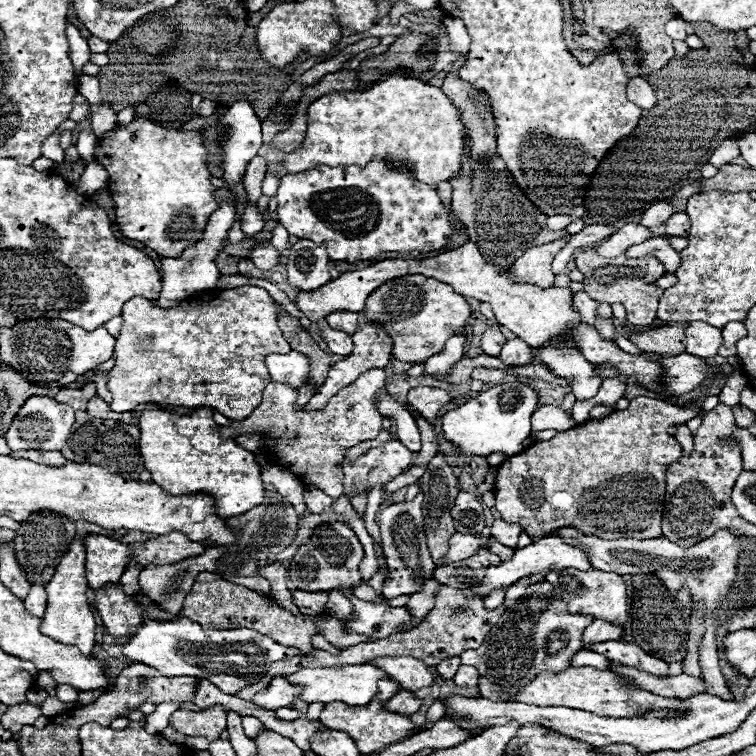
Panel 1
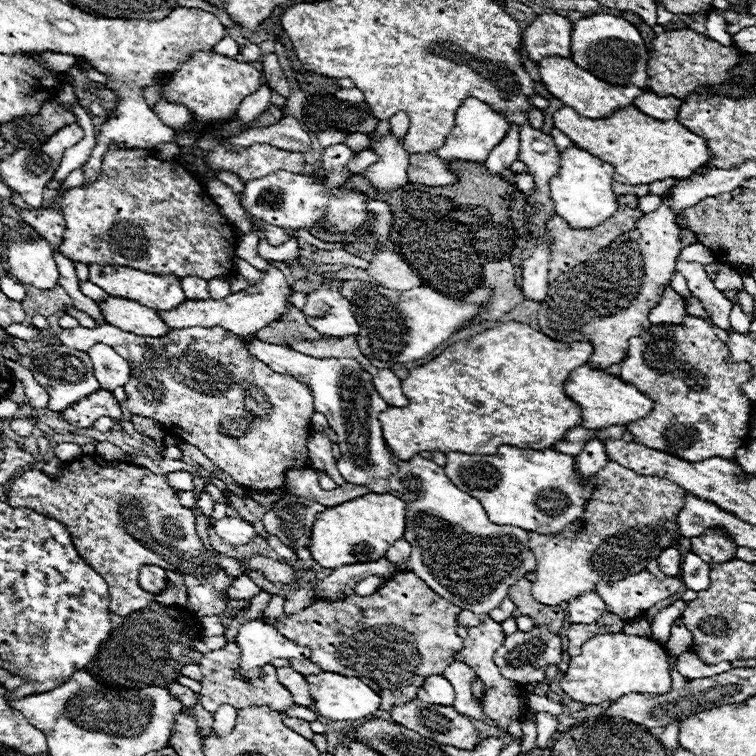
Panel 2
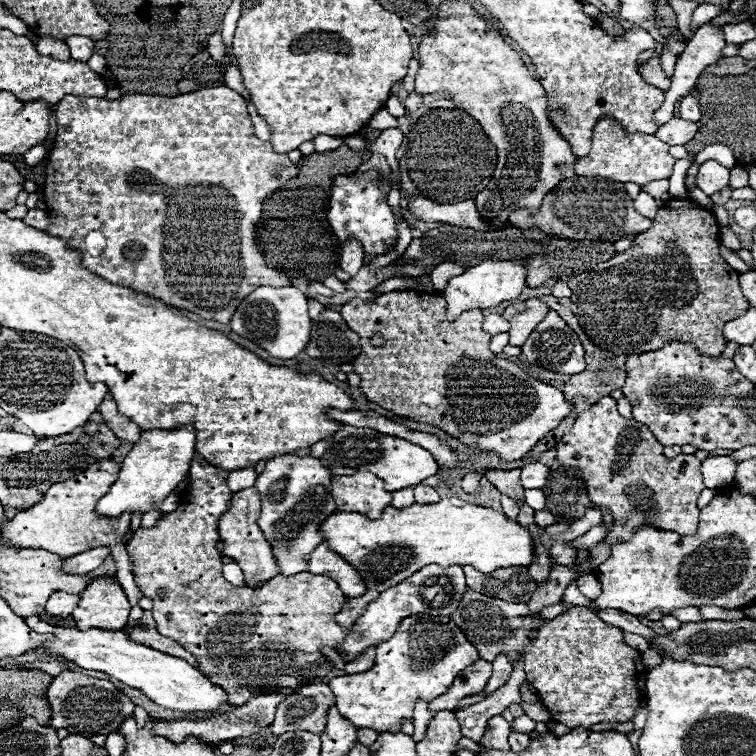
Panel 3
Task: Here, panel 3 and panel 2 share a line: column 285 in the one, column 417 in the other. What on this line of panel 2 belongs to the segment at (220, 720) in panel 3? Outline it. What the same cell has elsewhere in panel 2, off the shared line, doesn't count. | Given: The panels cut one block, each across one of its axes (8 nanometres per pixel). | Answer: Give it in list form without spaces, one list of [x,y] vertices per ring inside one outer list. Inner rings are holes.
[[[428,676],[422,688],[418,688],[416,694],[418,700],[424,700],[428,704],[440,704],[440,706],[452,706],[454,704],[454,690],[452,684],[444,676]]]

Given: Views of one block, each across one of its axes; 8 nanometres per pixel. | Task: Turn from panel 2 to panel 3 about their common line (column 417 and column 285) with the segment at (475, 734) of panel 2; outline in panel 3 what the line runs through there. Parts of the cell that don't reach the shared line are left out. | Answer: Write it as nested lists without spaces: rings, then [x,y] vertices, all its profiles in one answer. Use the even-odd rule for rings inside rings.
[[[304,684],[296,694],[278,704],[270,732],[280,736],[284,732],[304,728],[320,734],[326,726],[328,708],[336,704],[334,700],[336,696],[332,696],[328,684]]]

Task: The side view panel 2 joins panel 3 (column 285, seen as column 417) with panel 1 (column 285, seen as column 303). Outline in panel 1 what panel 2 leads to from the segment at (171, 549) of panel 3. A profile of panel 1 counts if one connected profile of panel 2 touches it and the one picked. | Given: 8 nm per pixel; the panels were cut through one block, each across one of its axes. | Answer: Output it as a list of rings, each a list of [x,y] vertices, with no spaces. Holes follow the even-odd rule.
[[[200,572],[196,576],[196,582],[192,586],[192,592],[186,596],[184,606],[182,606],[182,616],[198,622],[202,628],[216,628],[216,630],[232,630],[232,628],[250,628],[260,634],[270,636],[272,640],[300,648],[302,652],[310,652],[310,636],[318,632],[312,622],[306,622],[298,616],[292,616],[288,610],[280,608],[272,598],[262,596],[254,590],[248,590],[246,586],[232,584],[224,580],[218,574],[212,572]]]

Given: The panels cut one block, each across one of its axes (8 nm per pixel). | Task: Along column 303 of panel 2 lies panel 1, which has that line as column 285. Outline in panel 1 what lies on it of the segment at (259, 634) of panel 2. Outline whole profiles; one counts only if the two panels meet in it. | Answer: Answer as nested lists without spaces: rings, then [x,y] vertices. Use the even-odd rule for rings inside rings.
[[[180,618],[174,622],[146,620],[144,628],[136,632],[126,644],[124,654],[132,662],[144,662],[156,668],[164,676],[196,676],[206,678],[218,686],[224,694],[234,696],[242,688],[256,684],[270,668],[272,662],[288,660],[298,650],[282,646],[268,636],[262,636],[248,628],[236,630],[204,630],[198,622]]]

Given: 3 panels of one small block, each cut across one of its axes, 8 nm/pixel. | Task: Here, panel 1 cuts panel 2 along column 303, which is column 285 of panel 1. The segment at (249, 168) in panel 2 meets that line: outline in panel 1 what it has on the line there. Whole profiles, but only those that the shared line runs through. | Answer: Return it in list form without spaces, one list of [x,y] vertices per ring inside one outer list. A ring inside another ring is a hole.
[[[388,78],[374,84],[364,92],[332,92],[314,100],[308,108],[308,128],[302,146],[294,152],[286,152],[286,172],[302,172],[314,166],[366,166],[370,160],[400,160],[410,162],[410,168],[398,168],[412,172],[414,178],[428,186],[438,182],[450,182],[462,168],[468,130],[464,126],[462,112],[442,92],[442,88],[420,82],[416,78]]]

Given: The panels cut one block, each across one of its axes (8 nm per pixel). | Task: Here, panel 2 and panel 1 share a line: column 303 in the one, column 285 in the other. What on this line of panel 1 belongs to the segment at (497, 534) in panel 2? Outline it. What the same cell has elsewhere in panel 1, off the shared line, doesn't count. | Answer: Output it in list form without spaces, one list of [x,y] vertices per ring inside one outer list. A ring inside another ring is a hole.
[[[296,350],[288,354],[268,354],[266,366],[270,370],[272,380],[292,384],[292,388],[300,388],[302,384],[306,384],[310,376],[308,358]]]

